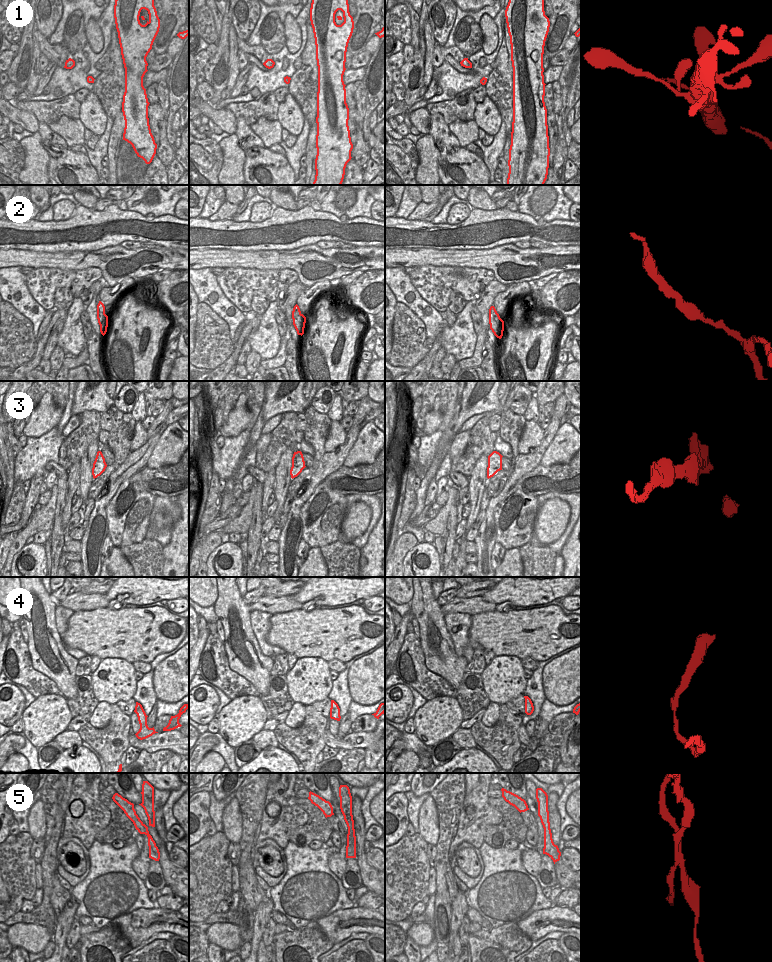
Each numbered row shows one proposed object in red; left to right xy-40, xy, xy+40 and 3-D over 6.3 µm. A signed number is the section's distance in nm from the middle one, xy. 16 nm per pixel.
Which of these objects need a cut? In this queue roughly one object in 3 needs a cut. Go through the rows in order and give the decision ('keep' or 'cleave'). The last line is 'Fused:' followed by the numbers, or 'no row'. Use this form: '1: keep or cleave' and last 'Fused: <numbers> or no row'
1: keep
2: keep
3: keep
4: keep
5: cleave
Fused: 5

